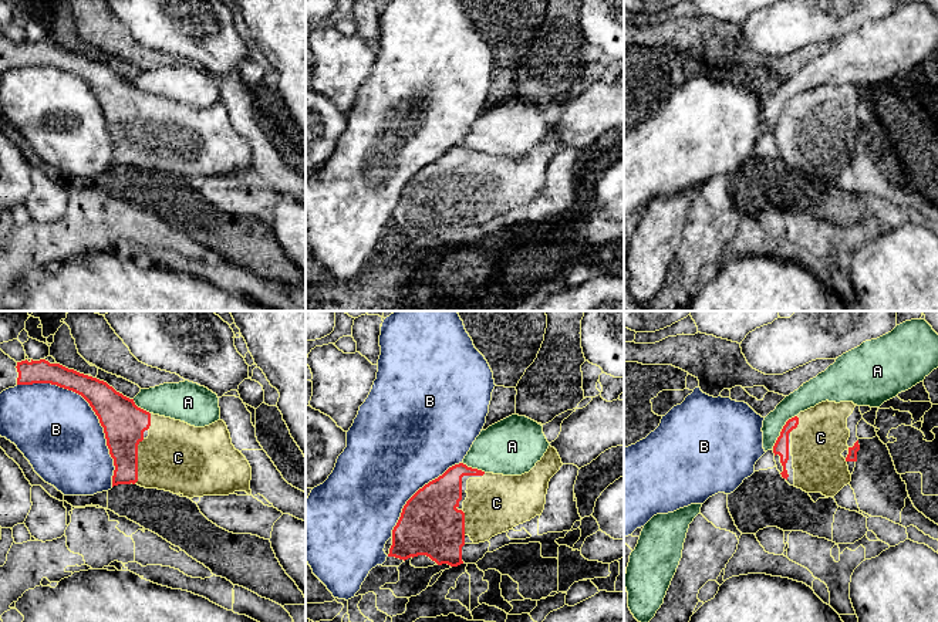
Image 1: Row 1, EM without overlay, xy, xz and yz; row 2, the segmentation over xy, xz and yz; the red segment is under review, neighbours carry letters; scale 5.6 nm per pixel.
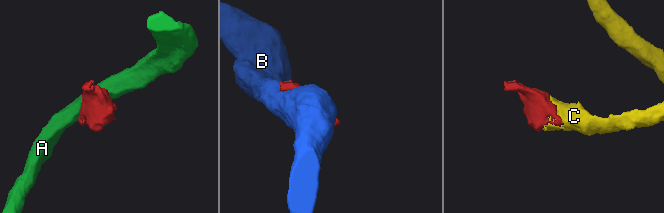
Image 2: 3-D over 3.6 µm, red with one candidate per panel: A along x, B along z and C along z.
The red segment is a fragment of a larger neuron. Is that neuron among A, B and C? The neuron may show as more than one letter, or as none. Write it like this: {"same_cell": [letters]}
{"same_cell": ["C"]}

